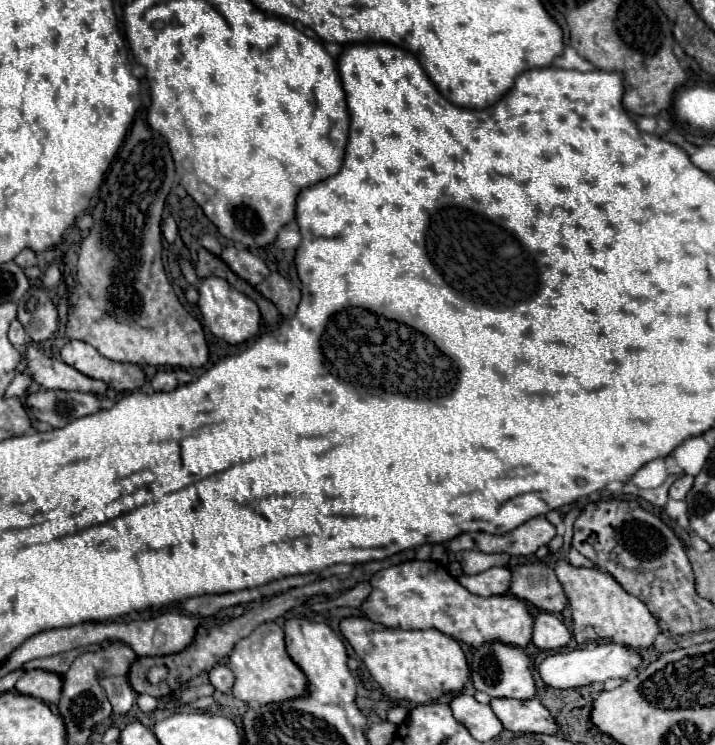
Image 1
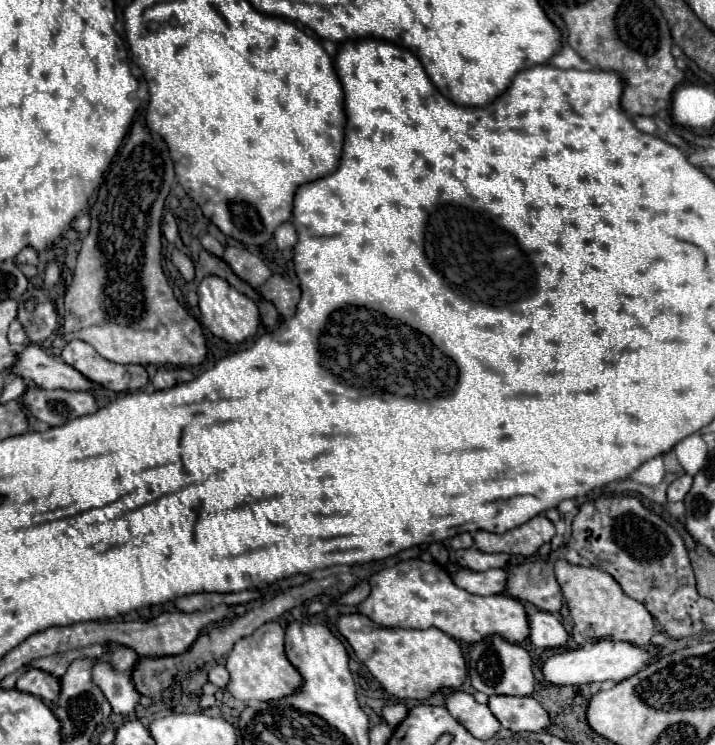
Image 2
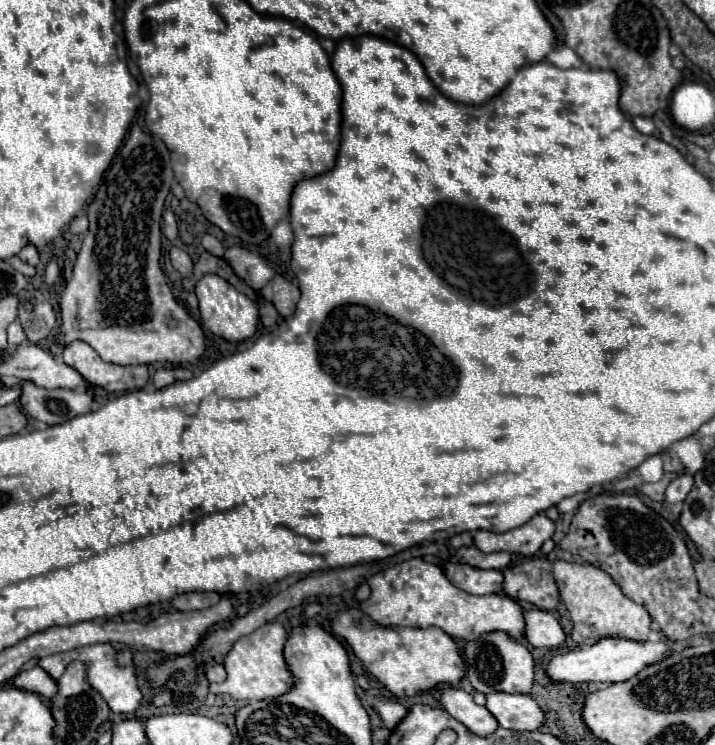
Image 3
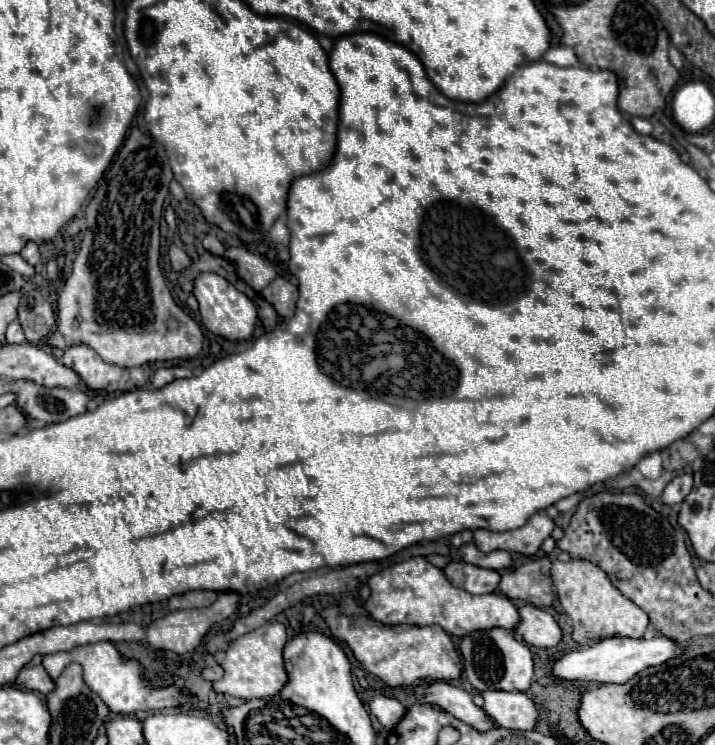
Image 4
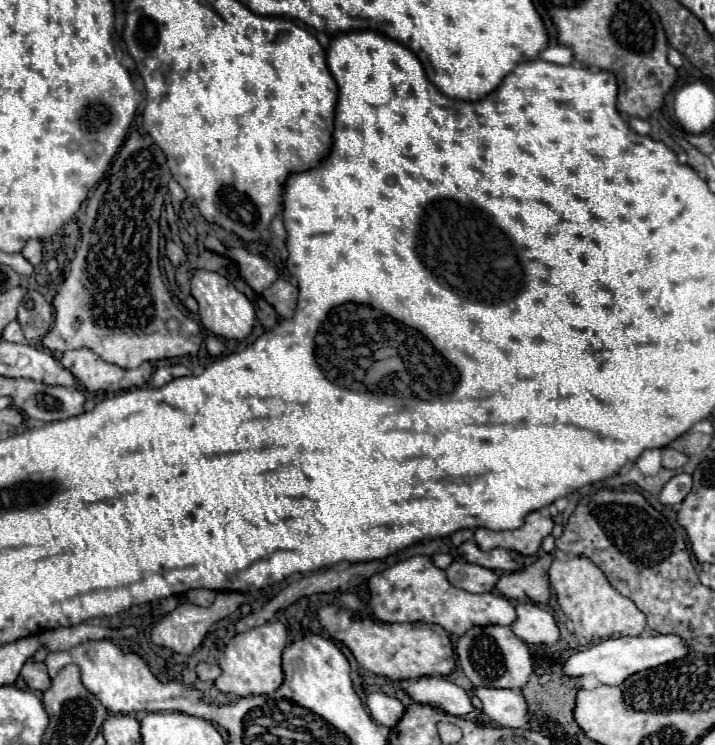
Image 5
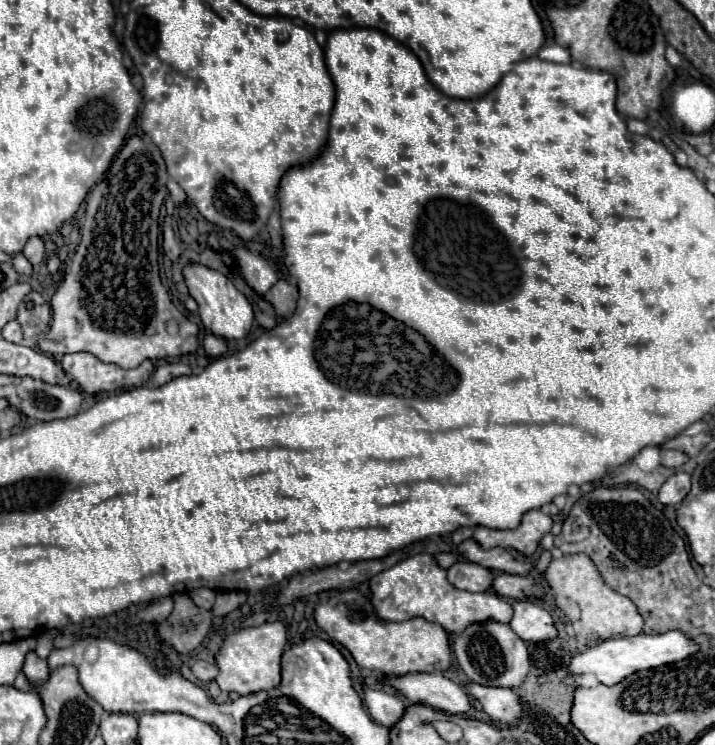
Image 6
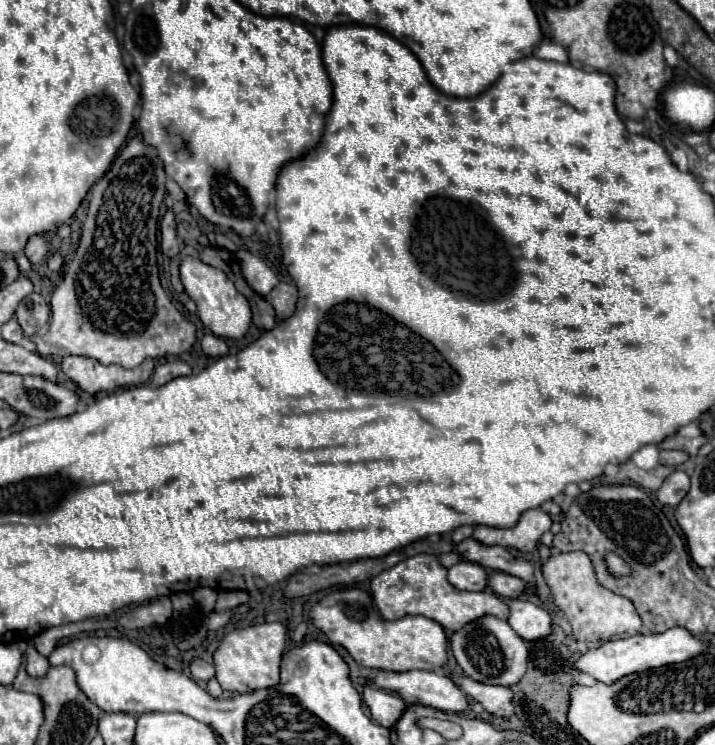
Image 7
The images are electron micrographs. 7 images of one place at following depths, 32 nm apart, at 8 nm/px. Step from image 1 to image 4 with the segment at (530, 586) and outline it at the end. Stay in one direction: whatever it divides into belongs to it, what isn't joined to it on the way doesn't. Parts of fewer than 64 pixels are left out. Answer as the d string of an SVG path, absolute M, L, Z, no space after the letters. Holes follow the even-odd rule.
M542 556L520 568L506 570L498 590L510 600L530 602L534 606L552 606L556 592L550 578L550 558Z

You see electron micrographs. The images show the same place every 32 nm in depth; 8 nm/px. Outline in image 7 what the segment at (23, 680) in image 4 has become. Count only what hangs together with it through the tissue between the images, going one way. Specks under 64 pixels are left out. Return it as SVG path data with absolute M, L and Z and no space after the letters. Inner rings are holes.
M28 640L26 658L28 658L26 670L28 670L30 676L44 676L44 674L46 674L46 670L48 670L48 658L44 658L44 656L36 650L36 646L34 646L32 640Z

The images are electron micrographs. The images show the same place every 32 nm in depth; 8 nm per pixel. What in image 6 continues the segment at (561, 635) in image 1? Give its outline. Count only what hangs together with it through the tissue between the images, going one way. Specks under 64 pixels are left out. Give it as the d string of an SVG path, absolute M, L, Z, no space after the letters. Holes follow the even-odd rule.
M516 600L512 602L514 616L510 620L510 628L528 642L542 642L542 640L554 640L556 628L552 616L536 606L530 600Z

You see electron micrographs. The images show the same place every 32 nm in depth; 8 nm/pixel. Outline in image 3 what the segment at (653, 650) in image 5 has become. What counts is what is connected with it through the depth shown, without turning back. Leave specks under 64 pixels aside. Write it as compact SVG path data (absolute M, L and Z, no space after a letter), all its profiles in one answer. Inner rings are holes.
M604 638L604 640L598 640L592 646L576 648L576 650L570 650L570 652L564 652L564 654L552 658L546 672L552 680L570 682L570 684L626 682L632 676L636 676L642 668L662 662L666 656L670 656L670 644L666 640L634 642L634 640L626 640L626 638Z

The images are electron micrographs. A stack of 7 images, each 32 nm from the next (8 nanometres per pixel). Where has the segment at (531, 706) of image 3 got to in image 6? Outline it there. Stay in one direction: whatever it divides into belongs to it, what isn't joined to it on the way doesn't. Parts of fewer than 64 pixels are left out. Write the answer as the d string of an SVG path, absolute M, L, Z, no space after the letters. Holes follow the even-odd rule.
M476 682L466 684L466 692L474 696L484 712L498 722L514 724L520 720L522 706L518 702L518 696L514 694L512 688L494 688L494 686L478 686Z

